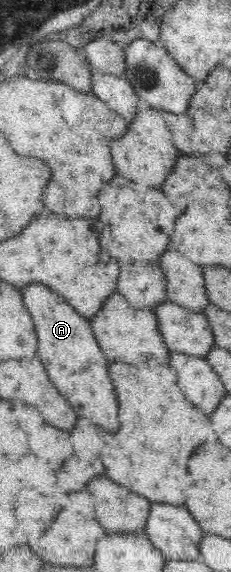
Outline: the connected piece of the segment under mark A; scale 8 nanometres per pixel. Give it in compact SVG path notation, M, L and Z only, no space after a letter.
M31 284L23 288L25 306L33 316L35 330L39 336L37 356L47 371L51 382L67 398L77 414L93 420L95 424L115 430L119 428L119 402L115 386L107 374L107 358L95 342L90 322L81 318L59 294L51 292L47 286Z

